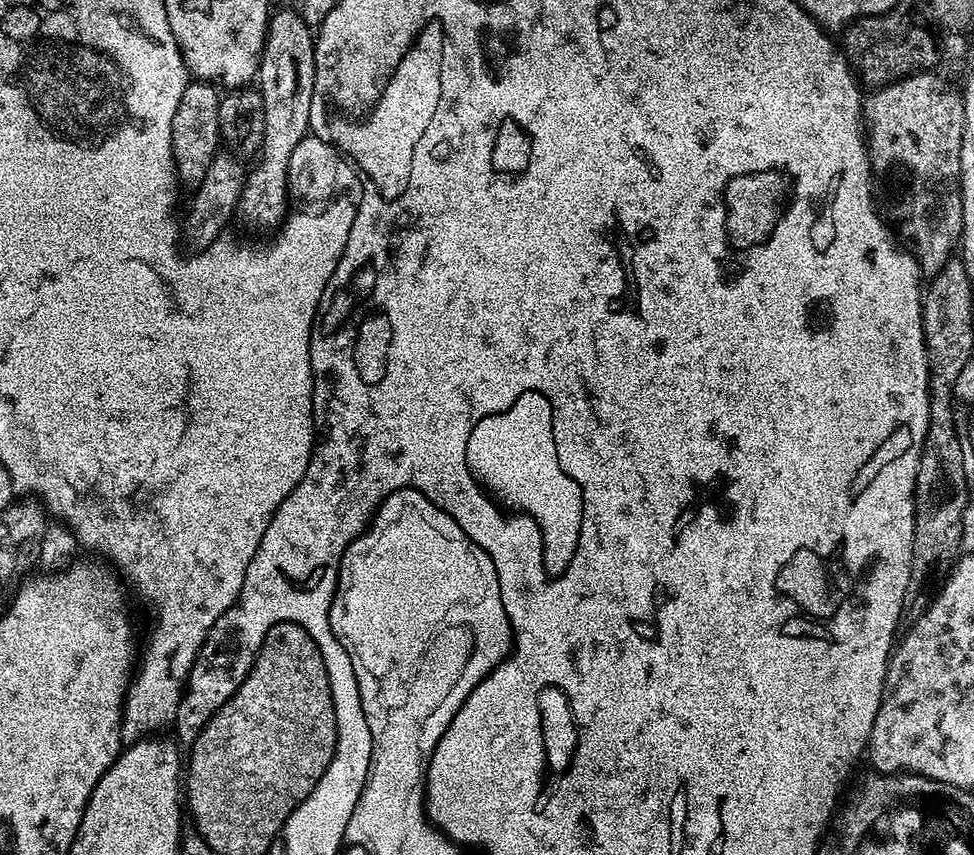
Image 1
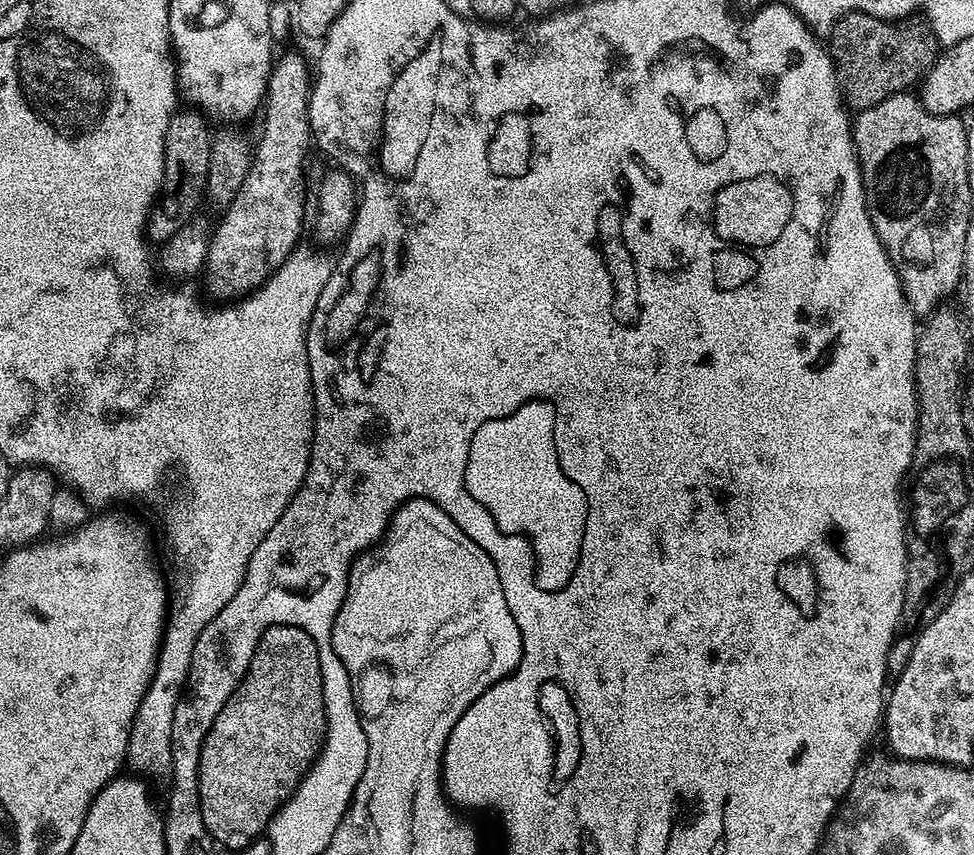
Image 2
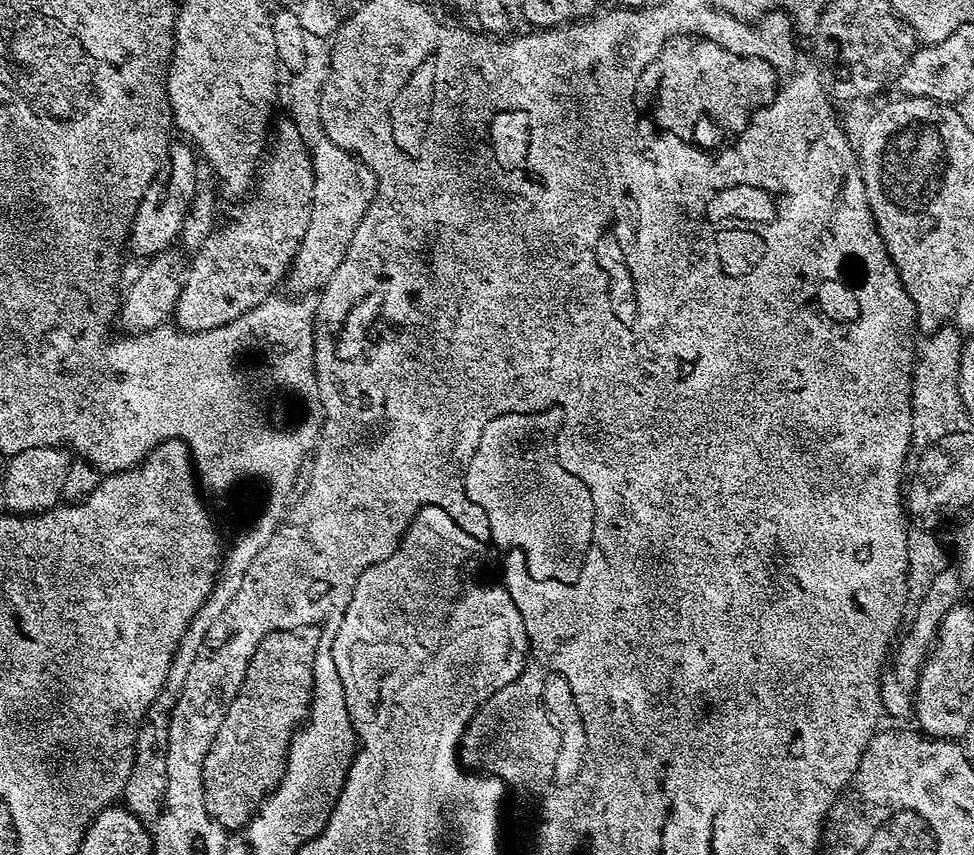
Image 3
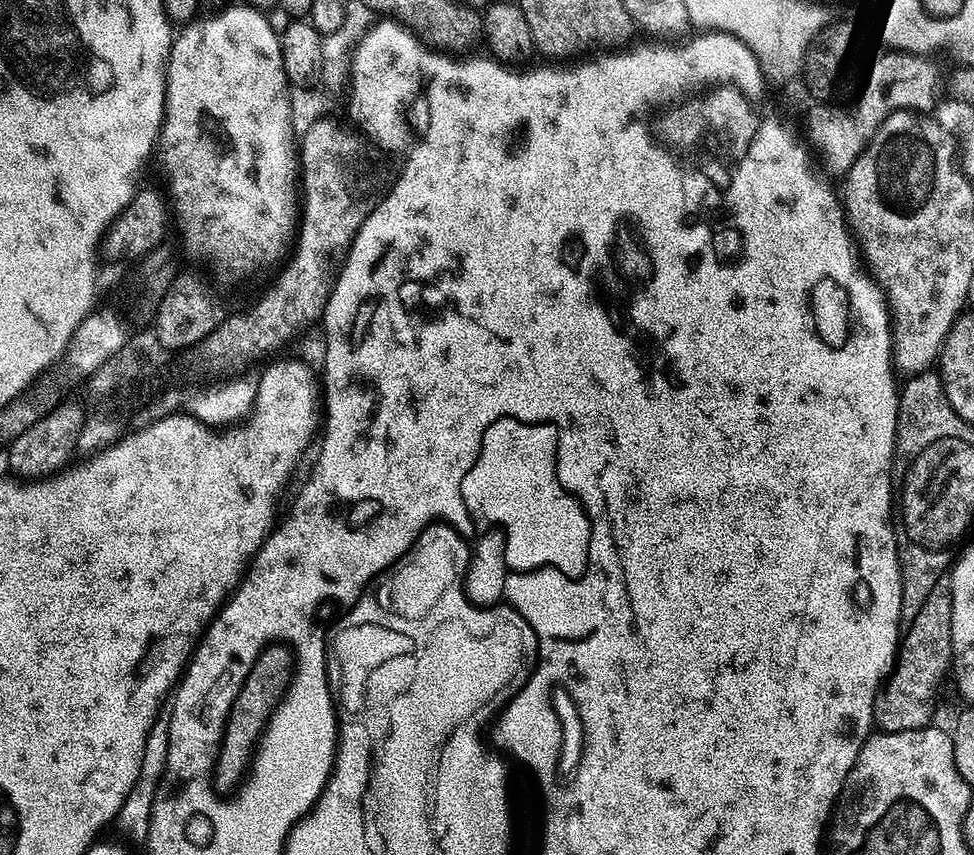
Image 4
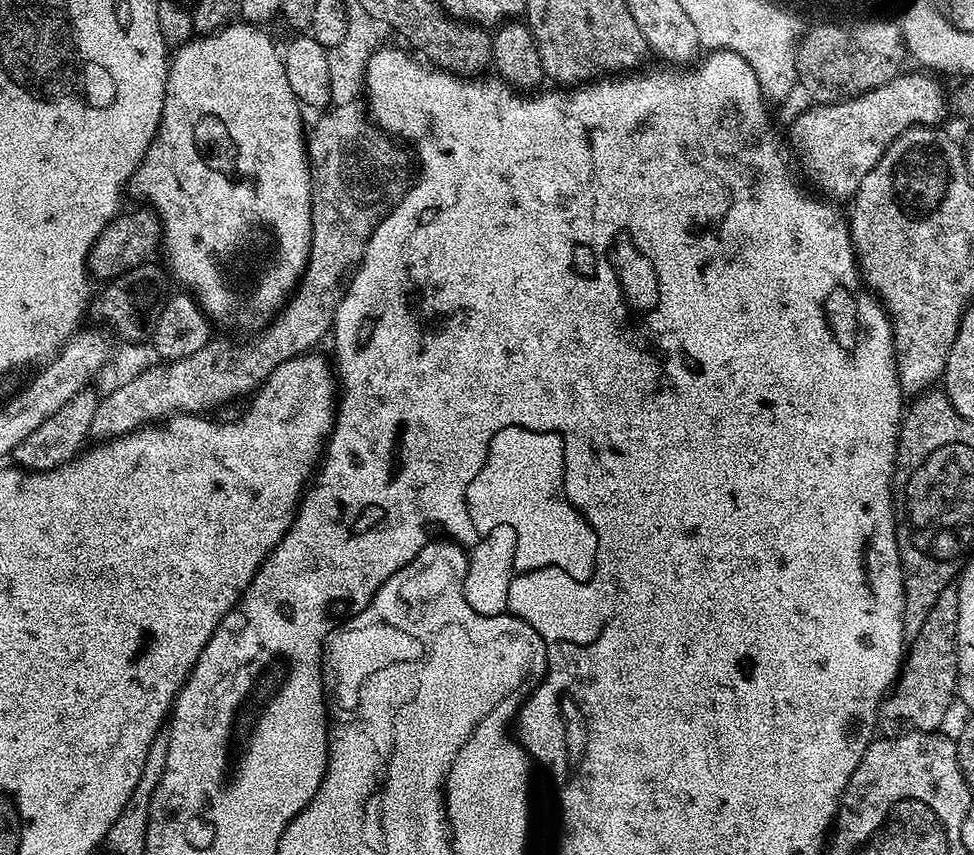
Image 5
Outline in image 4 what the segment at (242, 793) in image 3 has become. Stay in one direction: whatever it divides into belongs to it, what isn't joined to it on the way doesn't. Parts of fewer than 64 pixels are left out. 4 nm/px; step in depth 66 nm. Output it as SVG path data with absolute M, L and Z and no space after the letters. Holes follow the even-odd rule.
M277 642L260 651L250 674L244 679L240 693L234 698L232 709L228 711L228 721L224 723L224 736L220 739L220 750L214 761L214 784L221 793L235 793L249 775L254 753L261 743L268 721L289 691L293 677L294 652L291 647Z

